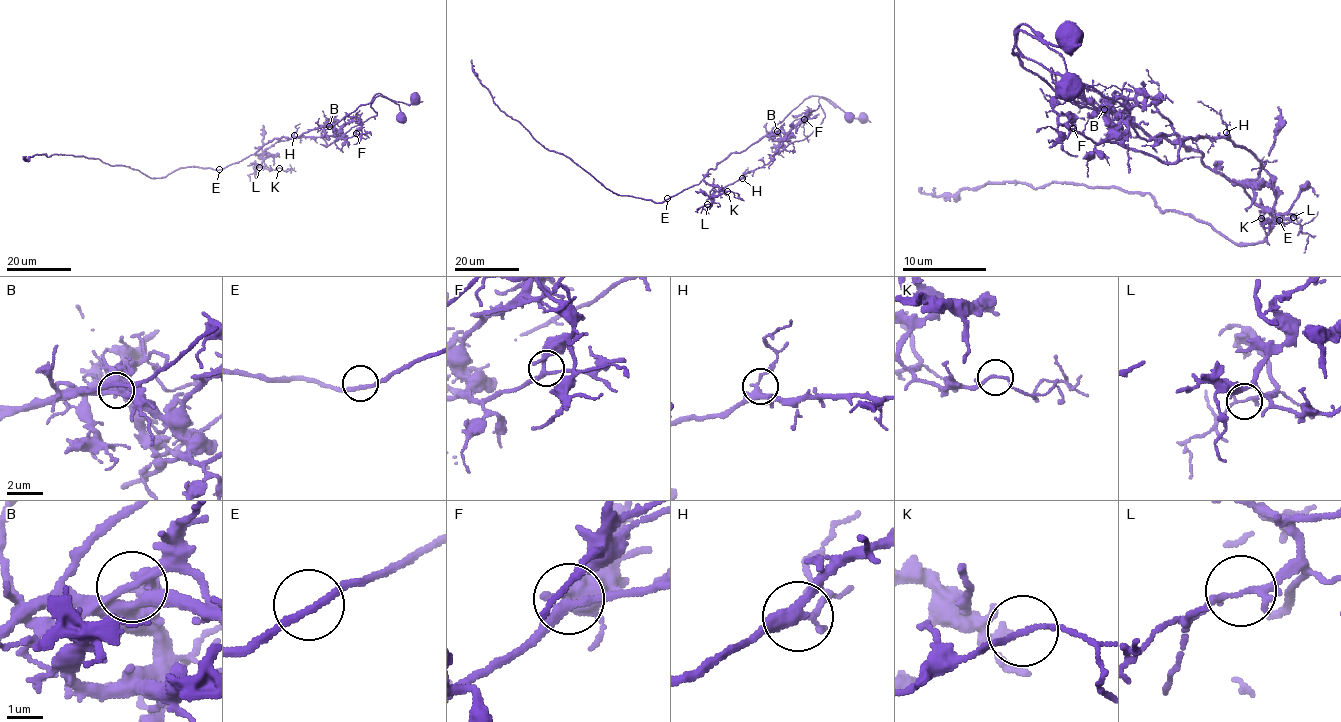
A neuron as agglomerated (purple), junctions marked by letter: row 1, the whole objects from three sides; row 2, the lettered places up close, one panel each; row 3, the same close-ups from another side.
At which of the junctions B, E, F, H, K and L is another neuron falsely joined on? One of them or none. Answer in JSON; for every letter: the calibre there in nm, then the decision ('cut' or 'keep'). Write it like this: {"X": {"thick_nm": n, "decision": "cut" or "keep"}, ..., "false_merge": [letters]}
{"B": {"thick_nm": 340, "decision": "cut"}, "E": {"thick_nm": 200, "decision": "keep"}, "F": {"thick_nm": 220, "decision": "keep"}, "H": {"thick_nm": 300, "decision": "keep"}, "K": {"thick_nm": 130, "decision": "keep"}, "L": {"thick_nm": 160, "decision": "keep"}, "false_merge": ["B"]}

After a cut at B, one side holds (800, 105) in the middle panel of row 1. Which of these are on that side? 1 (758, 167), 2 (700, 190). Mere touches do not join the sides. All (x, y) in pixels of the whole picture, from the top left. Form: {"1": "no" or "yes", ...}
{"1": "no", "2": "no"}

